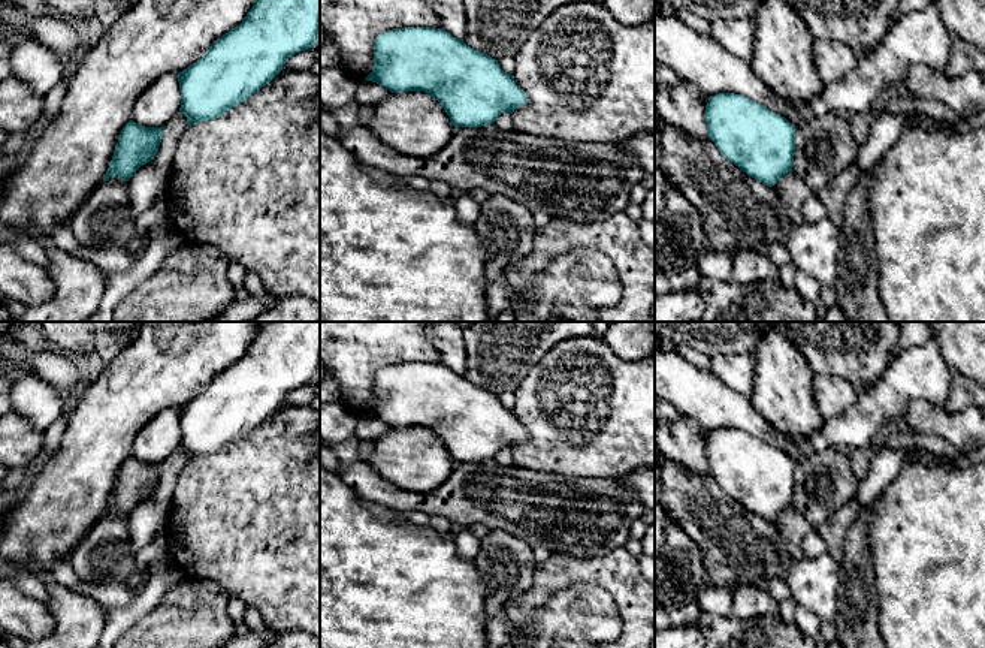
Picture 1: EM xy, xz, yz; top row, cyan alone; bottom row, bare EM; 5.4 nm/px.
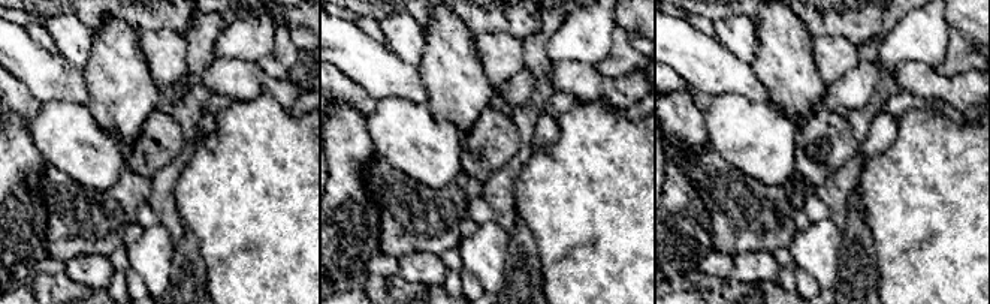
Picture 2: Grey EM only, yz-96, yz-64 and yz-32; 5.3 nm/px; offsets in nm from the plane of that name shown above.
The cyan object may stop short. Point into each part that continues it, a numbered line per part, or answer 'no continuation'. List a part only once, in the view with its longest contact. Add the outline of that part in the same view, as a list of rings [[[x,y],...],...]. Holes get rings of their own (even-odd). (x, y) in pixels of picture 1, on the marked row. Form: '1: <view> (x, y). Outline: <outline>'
no continuation

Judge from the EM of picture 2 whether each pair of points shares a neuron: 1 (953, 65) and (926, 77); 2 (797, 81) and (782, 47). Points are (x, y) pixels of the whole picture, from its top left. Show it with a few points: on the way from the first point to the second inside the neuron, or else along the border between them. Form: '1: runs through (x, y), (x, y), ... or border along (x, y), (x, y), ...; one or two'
1: border along (935, 68), (945, 75), (959, 75), (974, 69); two
2: runs through (788, 72), (784, 56); one

